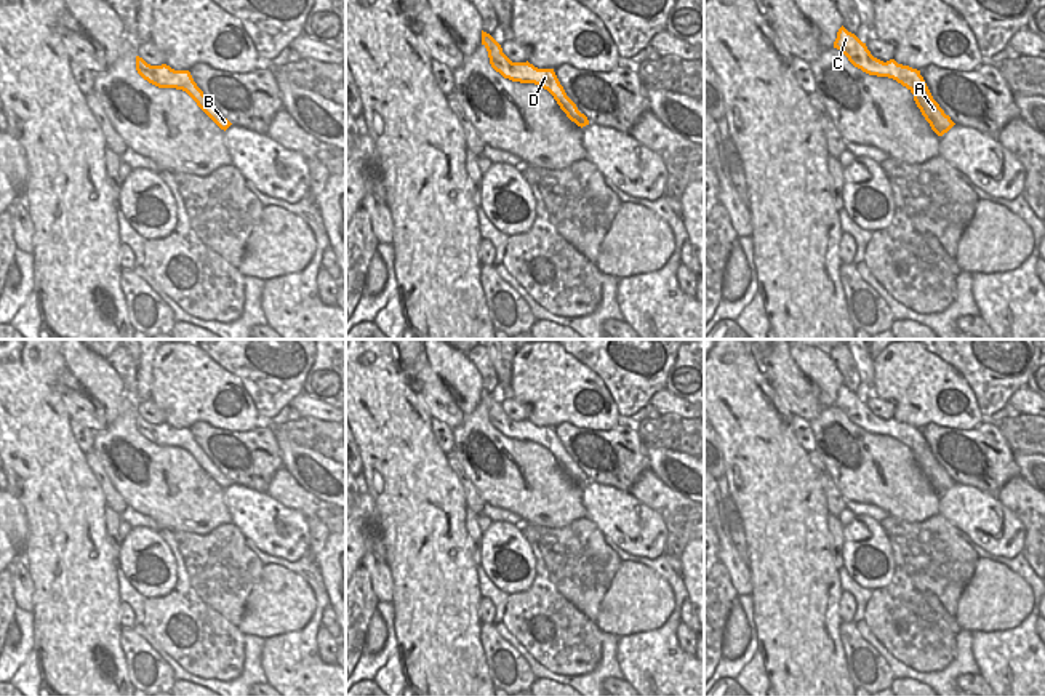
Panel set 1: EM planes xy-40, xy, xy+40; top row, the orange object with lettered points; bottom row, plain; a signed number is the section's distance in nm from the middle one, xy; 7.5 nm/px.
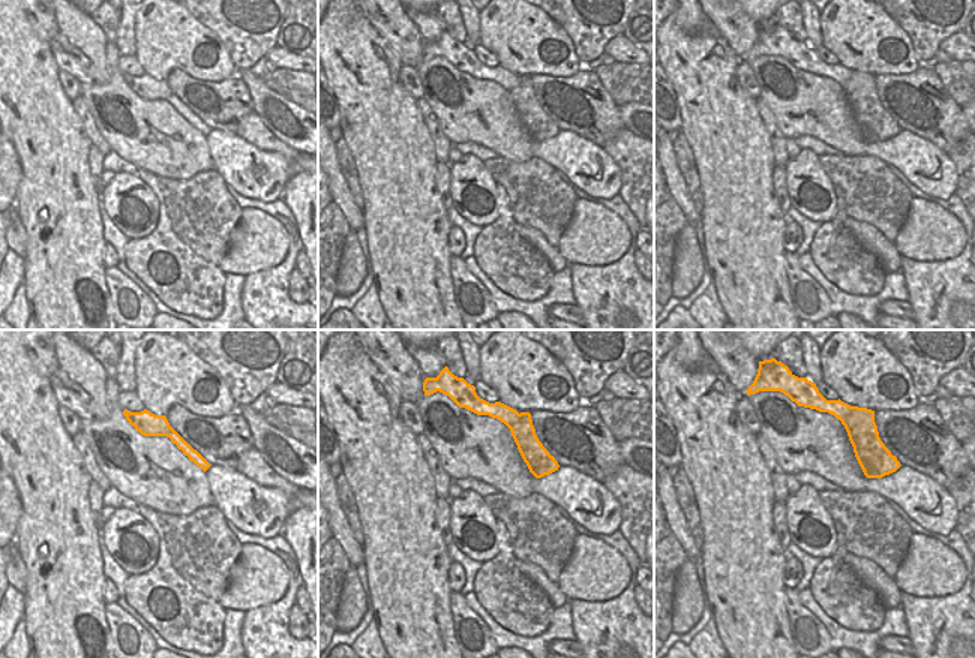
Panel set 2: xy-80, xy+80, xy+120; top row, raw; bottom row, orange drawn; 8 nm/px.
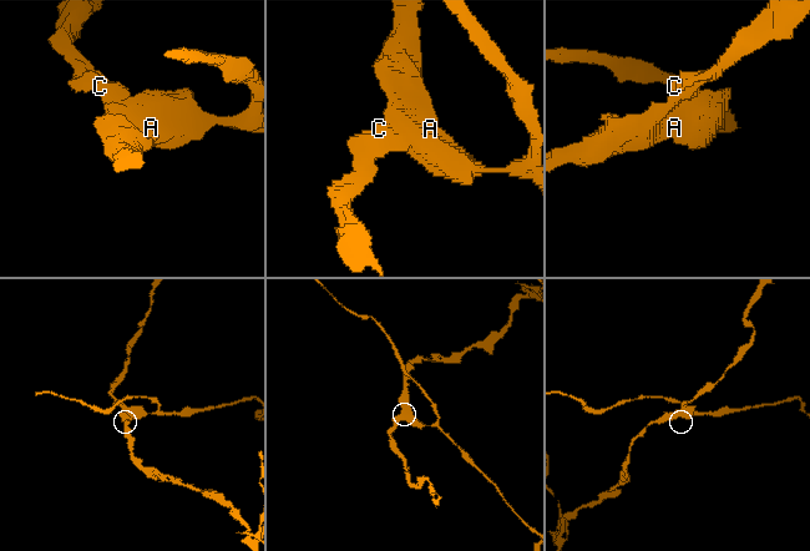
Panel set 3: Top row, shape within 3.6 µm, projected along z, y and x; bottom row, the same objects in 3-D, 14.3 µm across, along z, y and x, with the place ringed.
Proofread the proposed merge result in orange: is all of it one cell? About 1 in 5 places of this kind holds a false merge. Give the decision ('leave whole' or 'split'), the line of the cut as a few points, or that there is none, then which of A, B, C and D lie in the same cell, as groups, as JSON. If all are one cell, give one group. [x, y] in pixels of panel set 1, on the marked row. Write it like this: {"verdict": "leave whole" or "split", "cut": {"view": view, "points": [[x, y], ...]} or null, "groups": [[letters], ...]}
{"verdict": "split", "cut": {"view": "xy+40", "points": [[925, 84], [912, 93]]}, "groups": [["A"], ["B", "C", "D"]]}

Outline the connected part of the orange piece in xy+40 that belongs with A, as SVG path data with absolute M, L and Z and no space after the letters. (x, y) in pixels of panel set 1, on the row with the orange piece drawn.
M928 86L919 88L914 94L914 101L920 109L925 120L930 123L931 130L943 136L947 133L955 123L951 120L949 115L939 107L939 104L933 99Z

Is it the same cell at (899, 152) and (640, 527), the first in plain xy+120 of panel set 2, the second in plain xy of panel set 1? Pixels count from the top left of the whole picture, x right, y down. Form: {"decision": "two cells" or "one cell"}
{"decision": "one cell"}

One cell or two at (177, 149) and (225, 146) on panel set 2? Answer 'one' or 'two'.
two

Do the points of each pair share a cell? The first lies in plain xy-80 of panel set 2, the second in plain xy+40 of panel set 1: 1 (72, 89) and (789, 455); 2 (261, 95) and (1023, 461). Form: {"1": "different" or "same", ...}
{"1": "different", "2": "same"}

